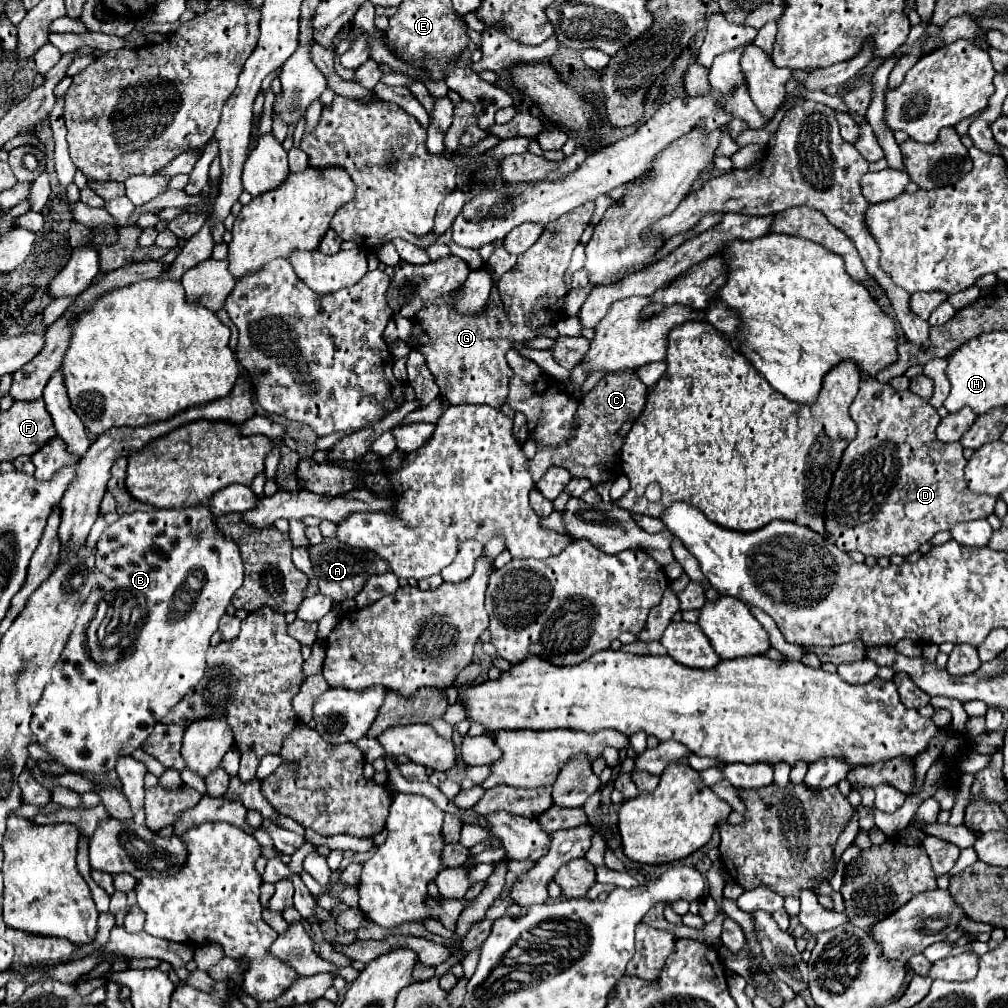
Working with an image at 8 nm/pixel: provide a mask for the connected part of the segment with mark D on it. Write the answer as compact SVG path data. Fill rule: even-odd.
M863 378L861 380L861 388L853 400L853 404L849 406L849 414L851 418L857 422L857 436L855 440L845 448L843 456L841 456L841 462L839 462L839 468L835 470L833 474L833 484L831 484L831 490L829 490L829 498L825 502L825 530L829 534L829 538L833 542L837 542L837 548L841 548L843 552L853 552L853 550L859 550L863 552L865 556L875 556L875 558L881 558L881 556L893 556L893 554L899 554L899 556L909 556L913 554L915 550L919 550L921 544L929 542L933 534L941 532L941 530L951 530L957 522L963 522L963 520L975 520L975 518L987 518L993 508L995 508L995 498L991 496L981 496L981 494L973 494L967 486L965 486L965 480L963 480L963 468L967 464L967 460L963 458L963 448L961 446L955 446L955 444L943 444L937 440L935 436L935 428L941 420L941 416L937 414L937 410L931 406L929 400L913 394L911 390L905 390L905 392L897 392L893 390L889 384L881 384L873 378Z

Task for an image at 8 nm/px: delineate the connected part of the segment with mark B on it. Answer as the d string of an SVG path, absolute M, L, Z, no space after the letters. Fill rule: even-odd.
M209 504L121 514L115 524L103 530L97 542L95 586L79 610L73 634L59 662L53 666L51 684L45 686L41 702L33 712L31 730L41 748L55 756L67 770L83 770L93 776L113 770L119 756L129 756L133 750L141 748L153 726L203 678L209 638L217 632L217 624L241 582L243 562L239 546L233 538L221 534ZM111 596L123 598L127 608L137 608L145 620L135 640L121 650L117 662L99 664L89 656L85 632L97 612L97 604Z

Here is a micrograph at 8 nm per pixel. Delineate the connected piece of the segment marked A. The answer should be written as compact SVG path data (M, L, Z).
M325 538L321 544L315 544L309 548L311 560L317 560L317 566L313 568L313 574L317 576L319 592L329 596L333 602L343 602L347 598L355 598L357 592L363 588L367 576L375 572L387 572L387 564L373 552L349 548L335 538Z

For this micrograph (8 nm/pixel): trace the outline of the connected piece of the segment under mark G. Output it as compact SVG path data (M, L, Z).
M587 202L587 204L567 212L559 220L547 224L541 238L525 254L519 256L517 266L513 270L509 270L507 274L503 274L503 278L493 284L493 294L489 296L489 304L483 314L479 314L479 316L455 314L449 306L453 294L449 294L449 296L437 298L433 302L427 302L417 312L417 316L411 318L411 322L413 322L411 346L415 350L419 350L421 354L425 354L427 366L433 372L435 382L441 388L441 396L445 396L451 404L489 404L493 408L501 408L505 404L507 394L509 394L509 378L513 378L513 368L507 364L505 354L511 348L511 342L523 342L523 340L535 338L537 326L555 324L563 316L561 306L563 306L563 298L567 294L563 276L569 266L573 248L579 244L583 230L589 226L593 208L595 208L595 202Z

